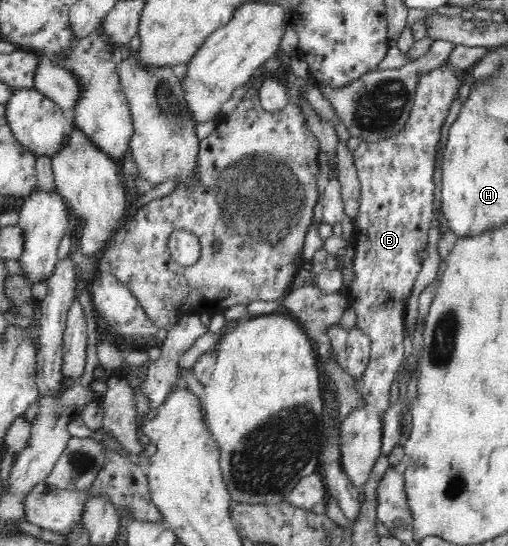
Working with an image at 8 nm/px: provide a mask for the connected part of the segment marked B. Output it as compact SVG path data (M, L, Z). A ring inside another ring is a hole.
M444 67L430 70L418 78L416 84L416 96L414 106L410 112L410 119L403 132L394 134L390 138L382 138L376 142L362 141L352 152L354 164L357 168L358 178L361 184L360 206L355 218L354 233L356 234L356 246L354 251L354 280L346 289L349 307L354 308L356 324L364 334L371 338L371 349L367 369L355 380L356 390L361 394L363 403L355 408L346 418L343 418L340 426L340 460L342 474L357 488L368 481L378 461L382 456L382 414L390 408L390 398L401 384L402 373L405 366L404 355L404 325L406 322L406 305L414 282L423 268L423 259L420 252L426 250L428 244L428 232L430 222L434 214L434 170L436 166L436 147L442 134L441 130L452 101L458 94L461 81L454 75L456 68Z

